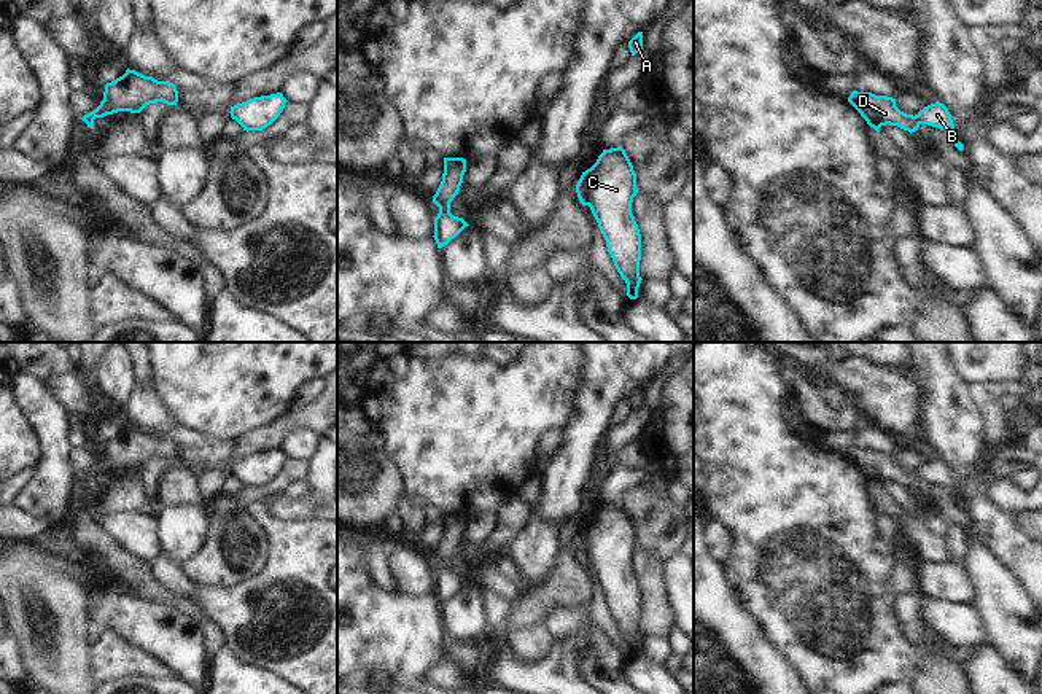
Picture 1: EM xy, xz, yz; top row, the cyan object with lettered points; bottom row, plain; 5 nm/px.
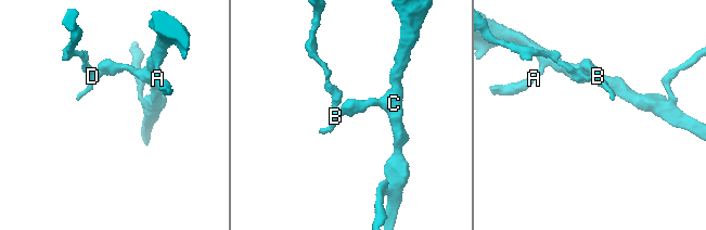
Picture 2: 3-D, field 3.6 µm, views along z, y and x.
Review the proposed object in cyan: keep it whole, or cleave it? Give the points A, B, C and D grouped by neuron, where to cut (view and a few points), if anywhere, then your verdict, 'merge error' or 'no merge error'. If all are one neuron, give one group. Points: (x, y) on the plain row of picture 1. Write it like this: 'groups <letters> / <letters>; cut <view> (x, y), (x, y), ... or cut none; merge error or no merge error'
groups A B C / D; cut xz (439, 564), (449, 567); merge error

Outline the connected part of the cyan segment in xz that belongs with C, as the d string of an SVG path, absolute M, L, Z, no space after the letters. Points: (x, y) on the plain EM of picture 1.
M622 503L603 506L597 519L582 528L576 549L589 562L606 597L608 608L627 640L627 653L638 654L641 591L632 570L636 530Z

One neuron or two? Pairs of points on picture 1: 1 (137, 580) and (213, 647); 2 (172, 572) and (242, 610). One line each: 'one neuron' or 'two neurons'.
1: one neuron
2: two neurons

